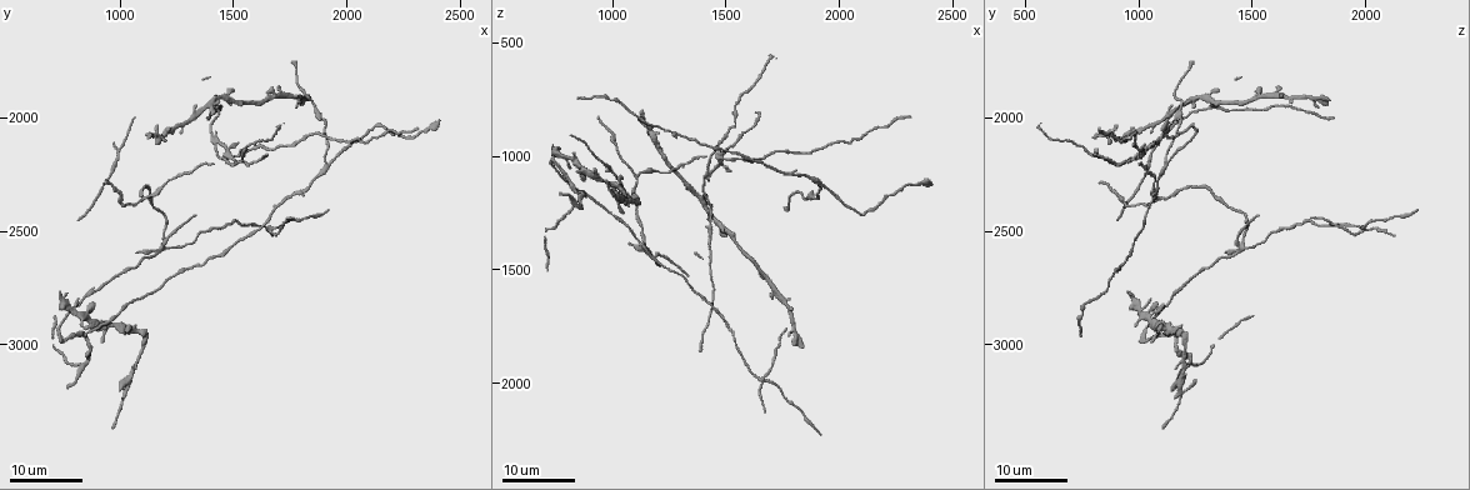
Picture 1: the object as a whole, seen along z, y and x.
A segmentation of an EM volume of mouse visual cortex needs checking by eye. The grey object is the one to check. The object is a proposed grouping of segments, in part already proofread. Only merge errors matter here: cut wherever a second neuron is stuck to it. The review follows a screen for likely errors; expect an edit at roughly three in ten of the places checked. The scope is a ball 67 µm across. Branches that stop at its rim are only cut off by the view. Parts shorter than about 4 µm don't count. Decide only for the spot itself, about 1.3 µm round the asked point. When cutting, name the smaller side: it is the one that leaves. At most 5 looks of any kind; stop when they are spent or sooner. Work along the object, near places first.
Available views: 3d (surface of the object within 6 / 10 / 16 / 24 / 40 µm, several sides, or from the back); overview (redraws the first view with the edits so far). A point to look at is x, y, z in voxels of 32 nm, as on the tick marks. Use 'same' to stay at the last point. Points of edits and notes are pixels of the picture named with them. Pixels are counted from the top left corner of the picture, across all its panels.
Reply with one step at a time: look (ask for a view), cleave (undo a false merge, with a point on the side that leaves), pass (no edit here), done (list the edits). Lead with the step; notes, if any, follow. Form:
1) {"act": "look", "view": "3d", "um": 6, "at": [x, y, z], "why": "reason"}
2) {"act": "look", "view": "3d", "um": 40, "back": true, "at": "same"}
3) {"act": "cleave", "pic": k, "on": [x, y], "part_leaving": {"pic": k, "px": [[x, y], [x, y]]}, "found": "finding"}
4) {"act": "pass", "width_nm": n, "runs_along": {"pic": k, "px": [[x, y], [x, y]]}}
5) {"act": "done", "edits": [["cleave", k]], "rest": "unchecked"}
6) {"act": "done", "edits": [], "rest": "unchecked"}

{"act": "look", "view": "3d", "um": 16, "at": [1650, 2500, 1970], "why": "four or more arms meet"}

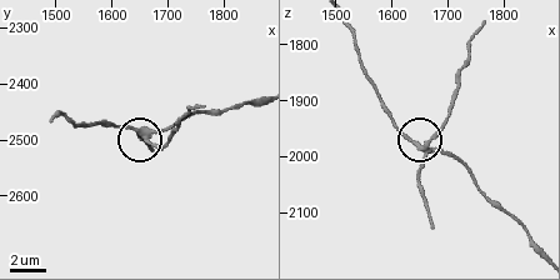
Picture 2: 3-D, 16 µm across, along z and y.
{"act": "look", "view": "3d", "um": 6, "at": [1660, 2500, 1980], "why": "zoom in"}

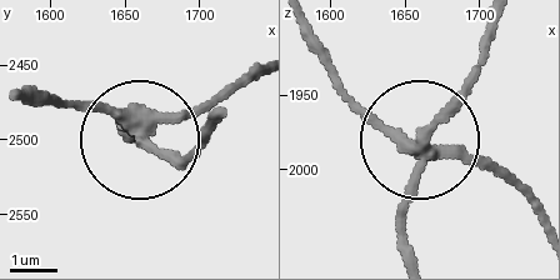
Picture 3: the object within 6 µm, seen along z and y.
{"act": "cleave", "pic": 3, "on": [179, 164], "arms": 4, "part_leaving": {"pic": 3, "px": [[138, 134], [178, 154], [213, 123]]}, "found": "a second neuron is stuck on"}

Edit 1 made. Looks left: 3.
{"act": "look", "view": "3d", "um": 16, "at": [840, 2800, 1140], "why": "arms part here"}

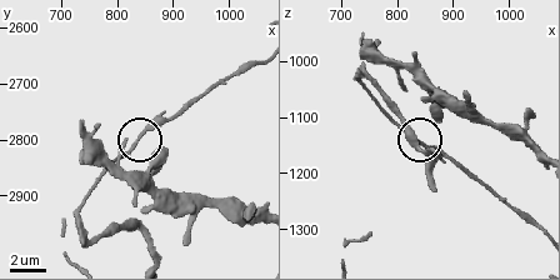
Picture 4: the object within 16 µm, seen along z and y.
{"act": "look", "view": "3d", "um": 6, "at": "same"}

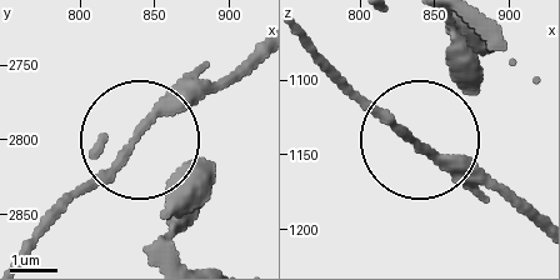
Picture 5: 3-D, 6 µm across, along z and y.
{"act": "pass", "found": "all the same neuron"}

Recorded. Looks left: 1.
{"act": "done", "edits": [["cleave", 3]], "rest": "unchecked"}

